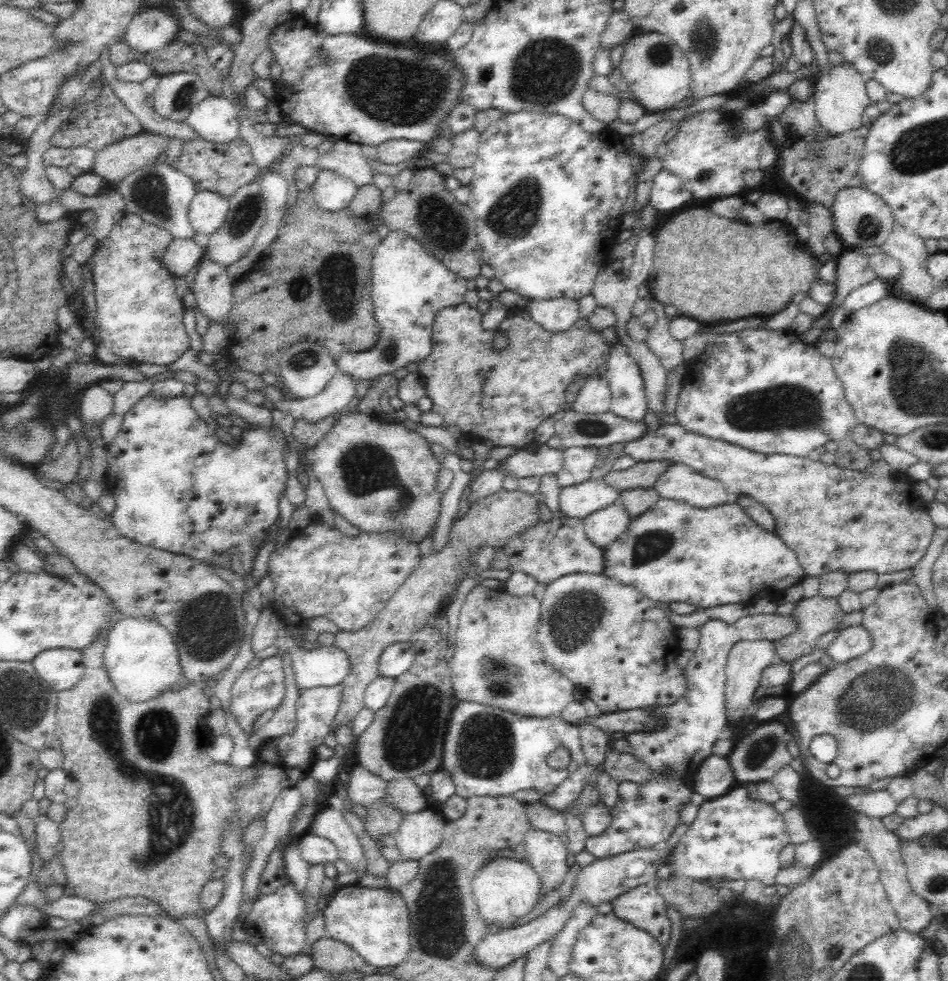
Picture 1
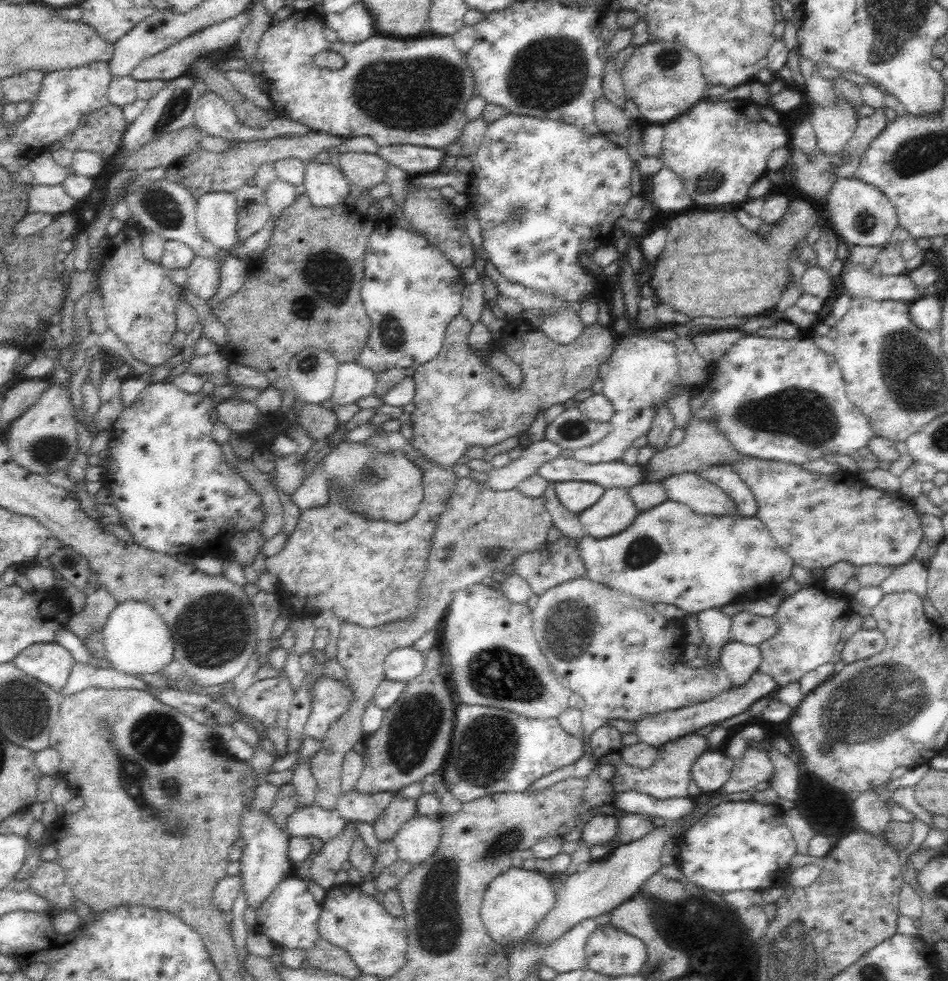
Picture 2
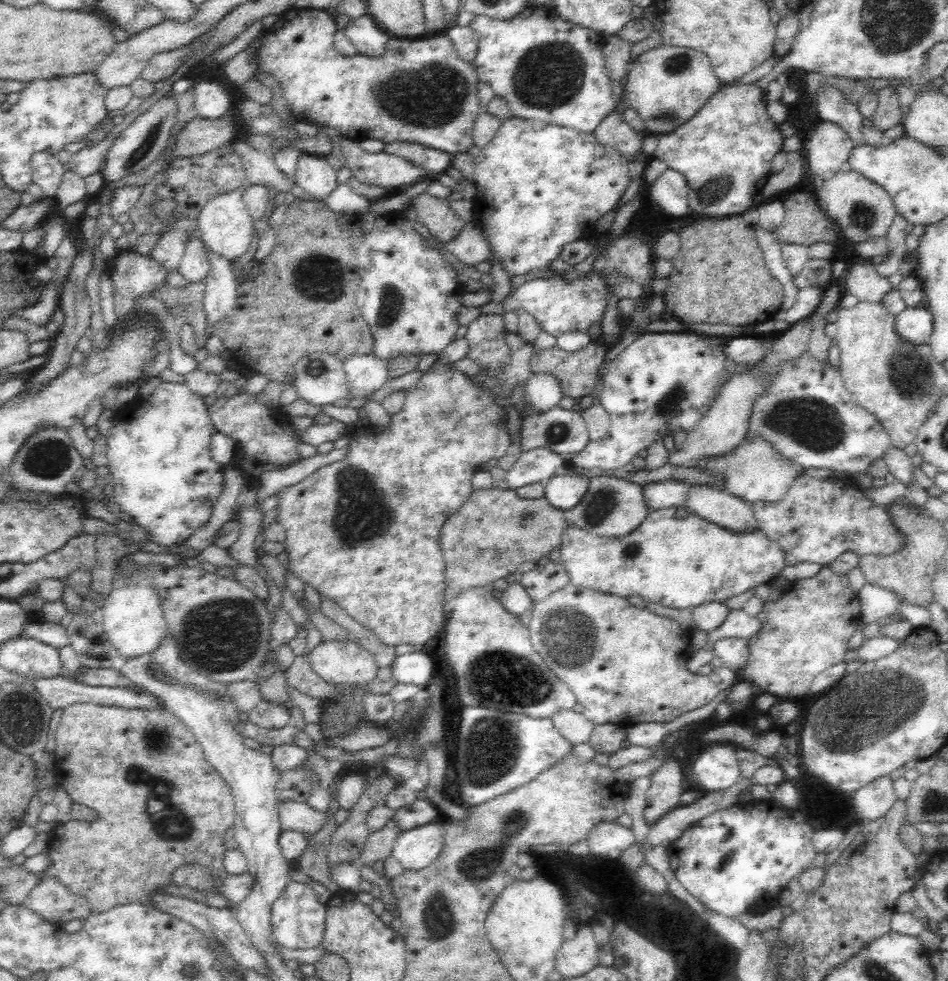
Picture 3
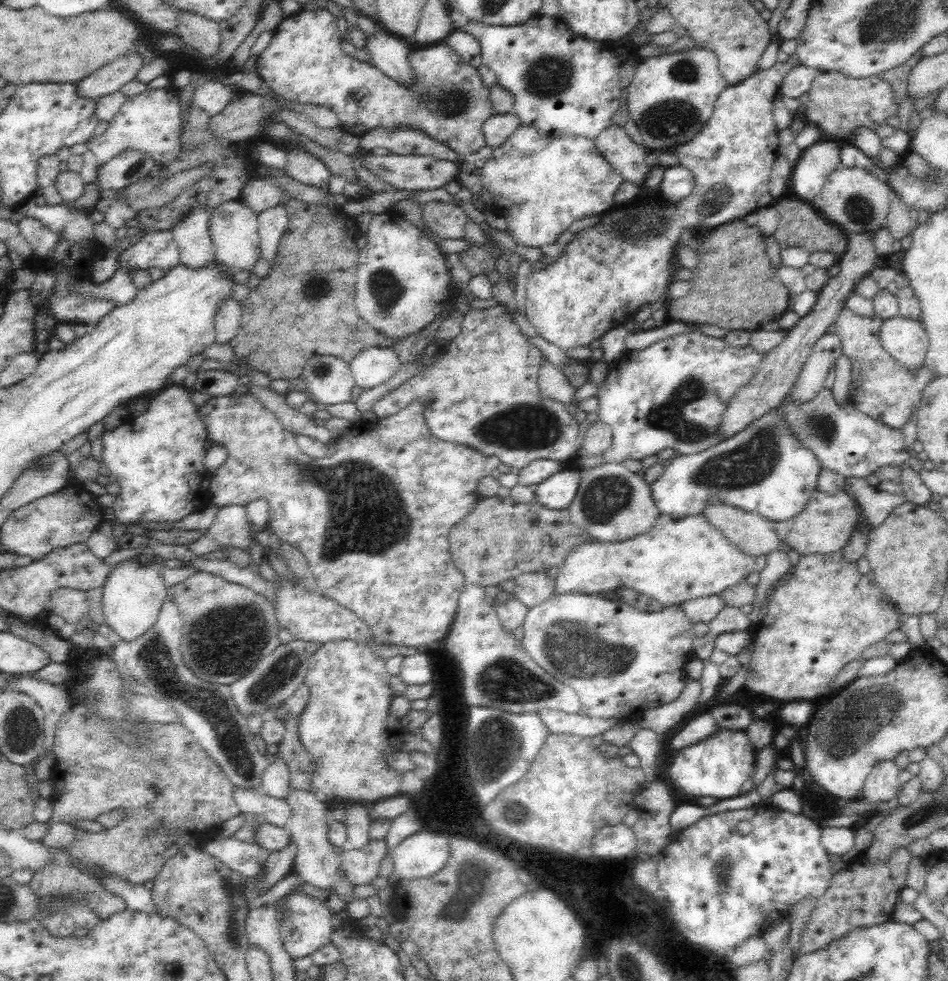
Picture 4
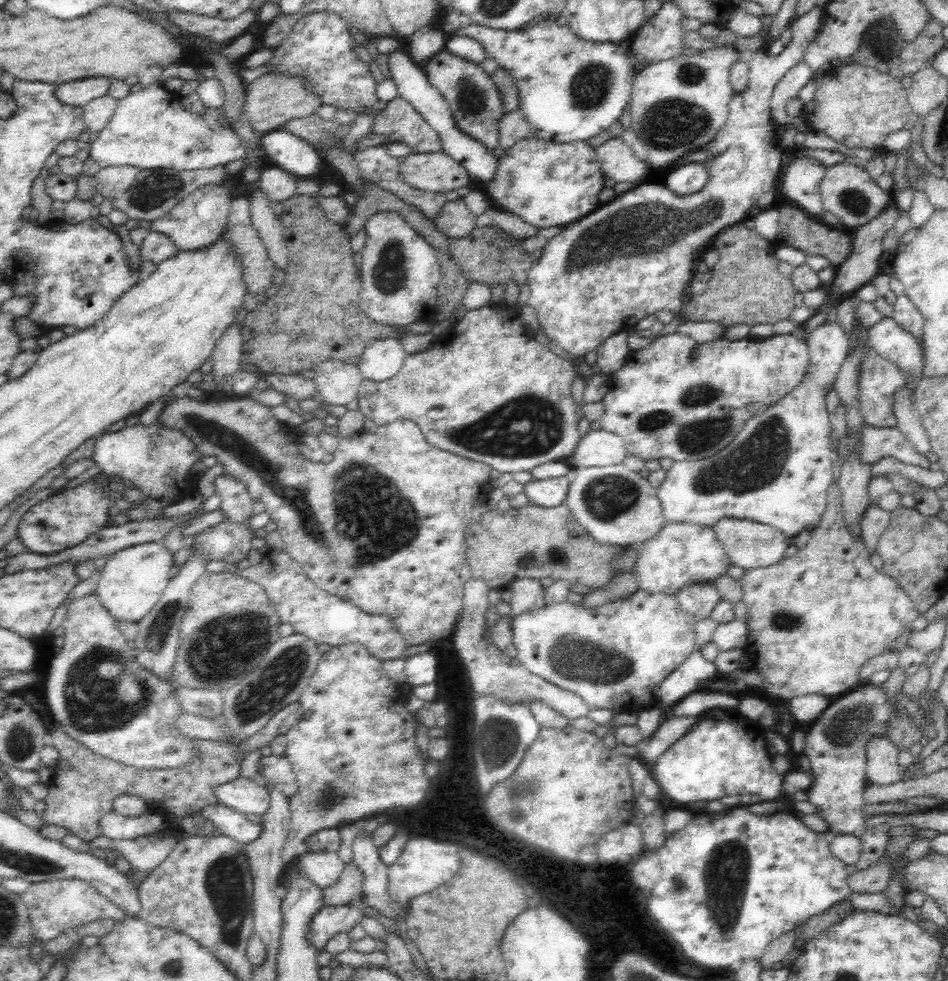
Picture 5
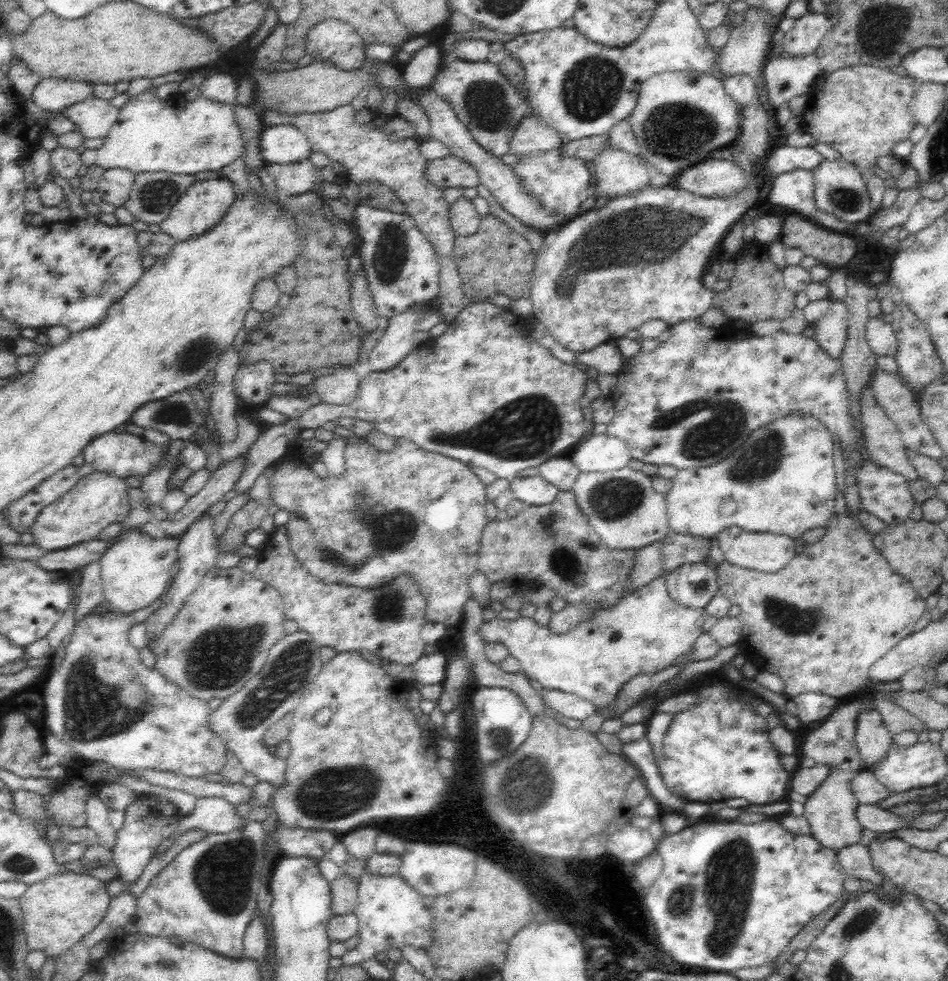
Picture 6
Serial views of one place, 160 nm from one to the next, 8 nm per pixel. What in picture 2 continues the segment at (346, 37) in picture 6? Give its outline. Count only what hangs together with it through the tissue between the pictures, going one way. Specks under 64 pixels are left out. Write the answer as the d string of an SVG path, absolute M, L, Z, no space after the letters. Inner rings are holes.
M312 6L294 13L282 22L273 23L258 46L257 56L267 82L268 95L274 110L284 117L344 139L369 136L379 147L410 144L426 148L446 149L460 142L464 126L468 123L465 104L474 96L475 79L466 63L466 56L453 44L452 36L435 38L395 38L378 34L363 44L337 44L328 42L324 35L326 18ZM334 51L344 60L344 67L328 69L314 65L314 55Z

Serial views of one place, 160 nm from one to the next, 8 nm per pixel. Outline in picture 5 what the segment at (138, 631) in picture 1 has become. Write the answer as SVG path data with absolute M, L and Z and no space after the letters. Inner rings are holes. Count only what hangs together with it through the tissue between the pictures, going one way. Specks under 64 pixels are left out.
M157 541L136 544L112 554L100 571L100 579L94 591L104 608L118 621L138 623L160 600L170 582L173 554Z

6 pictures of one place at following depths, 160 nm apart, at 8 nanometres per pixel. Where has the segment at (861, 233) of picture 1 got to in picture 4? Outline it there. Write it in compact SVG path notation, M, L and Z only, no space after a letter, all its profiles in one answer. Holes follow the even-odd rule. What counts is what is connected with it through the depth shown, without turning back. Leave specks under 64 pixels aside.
M840 166L830 173L827 182L821 188L818 196L820 212L848 232L871 232L884 227L890 208L891 192L887 181L870 170Z

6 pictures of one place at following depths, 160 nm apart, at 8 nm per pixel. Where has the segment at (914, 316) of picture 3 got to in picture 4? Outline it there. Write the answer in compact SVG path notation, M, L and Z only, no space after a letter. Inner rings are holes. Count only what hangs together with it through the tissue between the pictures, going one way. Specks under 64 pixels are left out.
M894 316L880 324L878 339L882 348L910 373L917 373L925 364L929 342L920 320Z

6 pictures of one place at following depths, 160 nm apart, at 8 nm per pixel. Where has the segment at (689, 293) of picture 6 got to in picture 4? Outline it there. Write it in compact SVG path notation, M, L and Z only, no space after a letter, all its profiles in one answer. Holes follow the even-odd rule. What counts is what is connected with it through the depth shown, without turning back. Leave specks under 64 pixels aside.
M792 54L784 63L777 60L777 64L774 64L774 67L768 68L767 70L758 69L748 79L742 80L741 83L736 83L732 86L728 85L718 95L719 99L714 103L713 115L710 117L710 120L708 120L708 124L702 128L702 132L700 132L694 140L690 140L690 142L686 142L686 144L680 144L680 146L672 148L671 152L674 152L674 154L679 157L679 164L684 166L684 168L688 168L688 170L694 174L695 185L693 191L686 198L678 200L676 203L630 204L628 208L622 208L622 210L610 208L607 212L600 215L595 225L584 228L574 234L571 241L564 245L560 255L554 258L553 263L532 273L527 279L528 284L526 284L525 315L526 318L529 319L529 322L537 328L537 332L542 338L545 338L548 343L559 346L564 352L568 352L571 348L581 347L582 345L588 346L593 340L600 340L609 330L623 325L630 318L634 318L636 312L645 304L651 305L658 300L666 301L666 299L663 299L664 294L669 292L669 285L674 282L676 268L679 267L678 260L676 259L676 252L678 252L678 246L682 245L682 236L686 236L686 232L695 235L699 231L702 232L704 230L713 229L721 224L729 223L730 221L738 221L742 219L743 216L746 216L746 214L750 214L757 209L756 202L758 202L760 196L766 194L769 188L772 167L776 157L779 155L779 130L776 128L775 120L772 118L773 102L779 95L779 88L784 78L788 75L788 72L790 72L792 68L796 68L796 66L799 66L798 56Z

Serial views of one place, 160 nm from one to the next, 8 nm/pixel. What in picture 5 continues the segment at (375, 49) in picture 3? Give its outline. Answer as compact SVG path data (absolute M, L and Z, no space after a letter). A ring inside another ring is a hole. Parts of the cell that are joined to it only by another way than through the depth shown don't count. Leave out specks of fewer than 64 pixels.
M401 47L388 55L390 56L388 63L390 64L392 81L397 86L397 96L407 100L438 134L442 152L459 162L468 171L473 180L478 180L478 182L488 186L497 171L498 159L496 155L493 155L482 143L474 140L474 138L462 131L446 99L436 88L430 85L423 70L417 68L417 65L411 62L410 55L405 48Z

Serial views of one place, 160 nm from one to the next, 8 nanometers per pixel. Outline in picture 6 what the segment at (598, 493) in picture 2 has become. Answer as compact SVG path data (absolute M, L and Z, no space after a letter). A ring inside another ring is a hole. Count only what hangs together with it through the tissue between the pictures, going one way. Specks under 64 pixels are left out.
M538 473L536 476L528 478L516 476L509 481L509 490L514 494L513 497L526 506L543 506L549 504L559 494L559 491L552 484L544 481Z

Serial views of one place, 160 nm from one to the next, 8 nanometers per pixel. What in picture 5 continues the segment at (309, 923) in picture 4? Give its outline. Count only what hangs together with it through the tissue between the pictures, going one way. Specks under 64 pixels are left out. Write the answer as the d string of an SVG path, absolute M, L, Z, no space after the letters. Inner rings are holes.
M351 904L333 907L324 905L311 920L310 942L323 950L330 938L341 932L348 933L356 925L360 925L362 917L362 912Z

